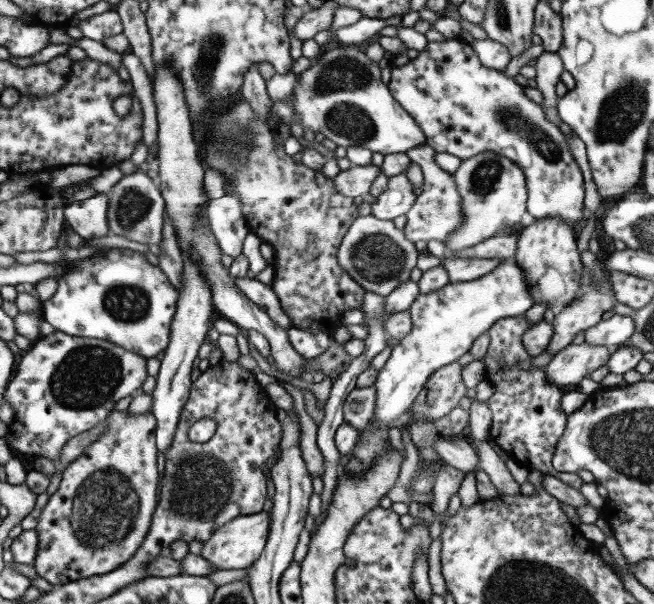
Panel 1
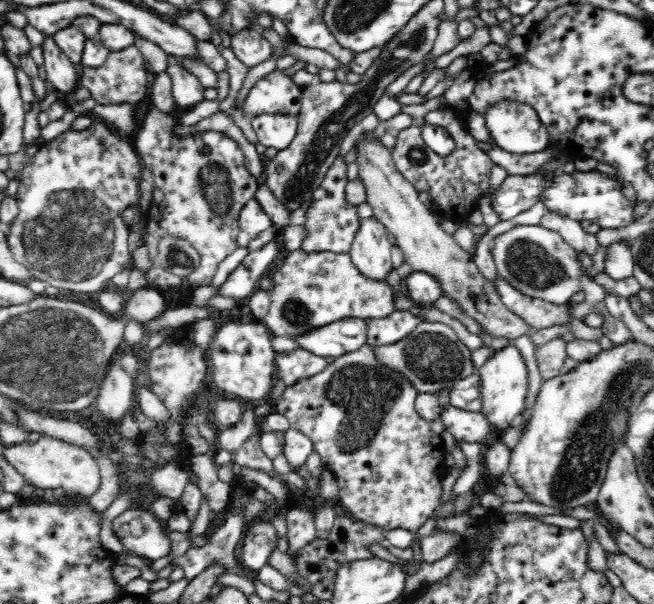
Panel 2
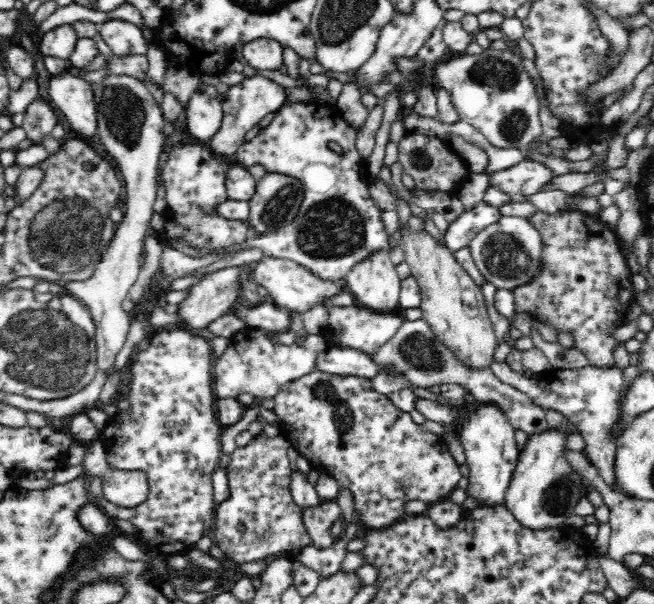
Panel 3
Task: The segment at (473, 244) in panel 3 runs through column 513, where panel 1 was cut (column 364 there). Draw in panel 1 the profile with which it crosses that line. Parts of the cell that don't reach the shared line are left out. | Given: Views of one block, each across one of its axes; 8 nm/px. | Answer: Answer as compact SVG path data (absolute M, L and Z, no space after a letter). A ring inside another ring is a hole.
M359 215L354 219L338 247L338 264L348 272L364 291L388 296L396 286L407 282L419 256L414 242L404 236L404 230L396 228L392 220L378 220L376 216Z

